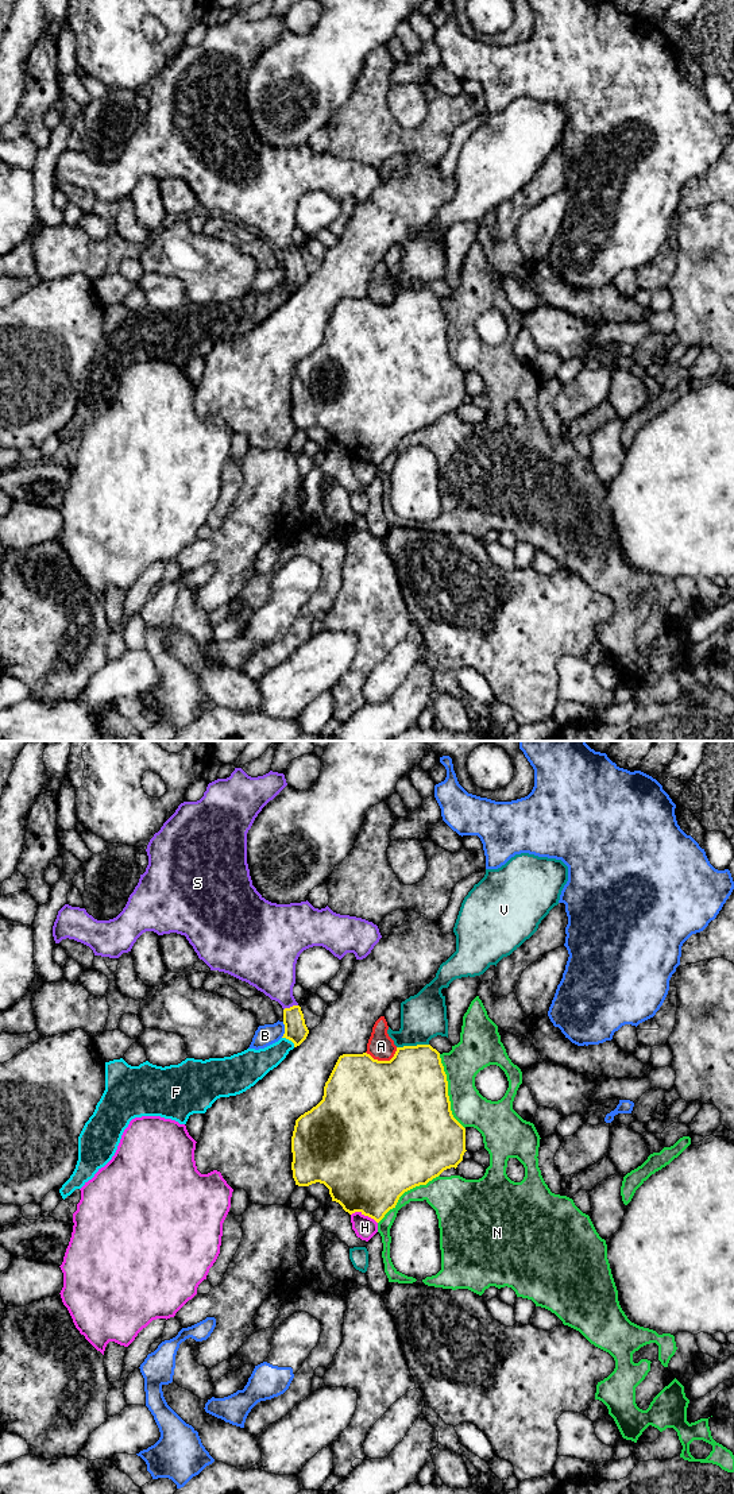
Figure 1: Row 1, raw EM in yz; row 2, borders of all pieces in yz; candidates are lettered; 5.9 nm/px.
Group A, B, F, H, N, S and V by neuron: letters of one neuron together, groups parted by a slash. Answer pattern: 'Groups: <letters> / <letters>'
Groups: A / B / F / H / N / S / V

